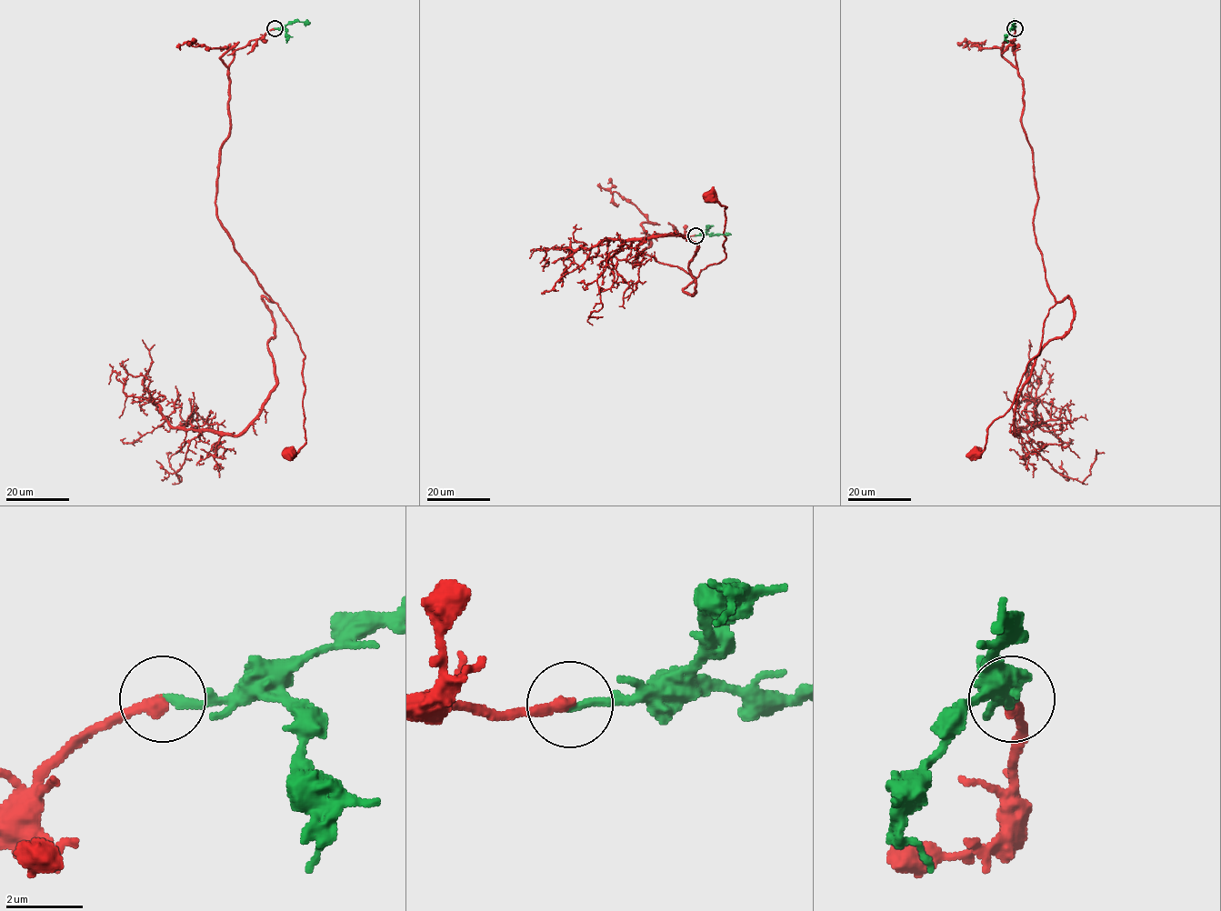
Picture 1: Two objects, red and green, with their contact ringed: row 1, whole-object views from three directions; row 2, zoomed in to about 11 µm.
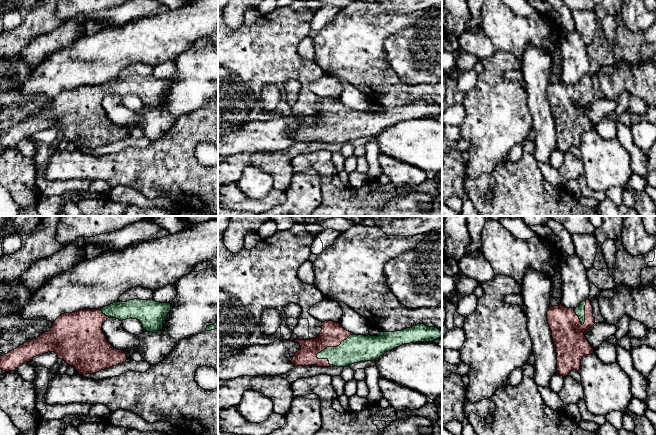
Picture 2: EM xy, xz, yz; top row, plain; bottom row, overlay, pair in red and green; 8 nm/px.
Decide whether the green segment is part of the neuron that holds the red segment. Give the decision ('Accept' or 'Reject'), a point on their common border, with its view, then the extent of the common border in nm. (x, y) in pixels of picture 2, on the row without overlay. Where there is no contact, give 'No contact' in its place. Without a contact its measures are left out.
Accept. Touches red at xz (334, 122). Shared border 360 nm

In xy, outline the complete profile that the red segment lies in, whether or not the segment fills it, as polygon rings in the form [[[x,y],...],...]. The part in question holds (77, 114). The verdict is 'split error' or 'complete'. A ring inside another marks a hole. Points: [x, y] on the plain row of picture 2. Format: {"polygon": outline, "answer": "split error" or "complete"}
{"polygon": [[[133,75],[127,78],[115,78],[99,85],[84,85],[60,91],[48,108],[43,108],[37,115],[27,116],[24,120],[0,133],[0,145],[5,148],[15,147],[34,133],[48,128],[55,128],[59,135],[76,144],[79,151],[94,150],[106,144],[124,139],[127,132],[123,126],[114,124],[107,116],[102,102],[108,94],[121,97],[132,94],[141,98],[144,106],[157,109],[163,105],[163,98],[171,86],[170,79],[155,76]]], "answer": "split error"}

